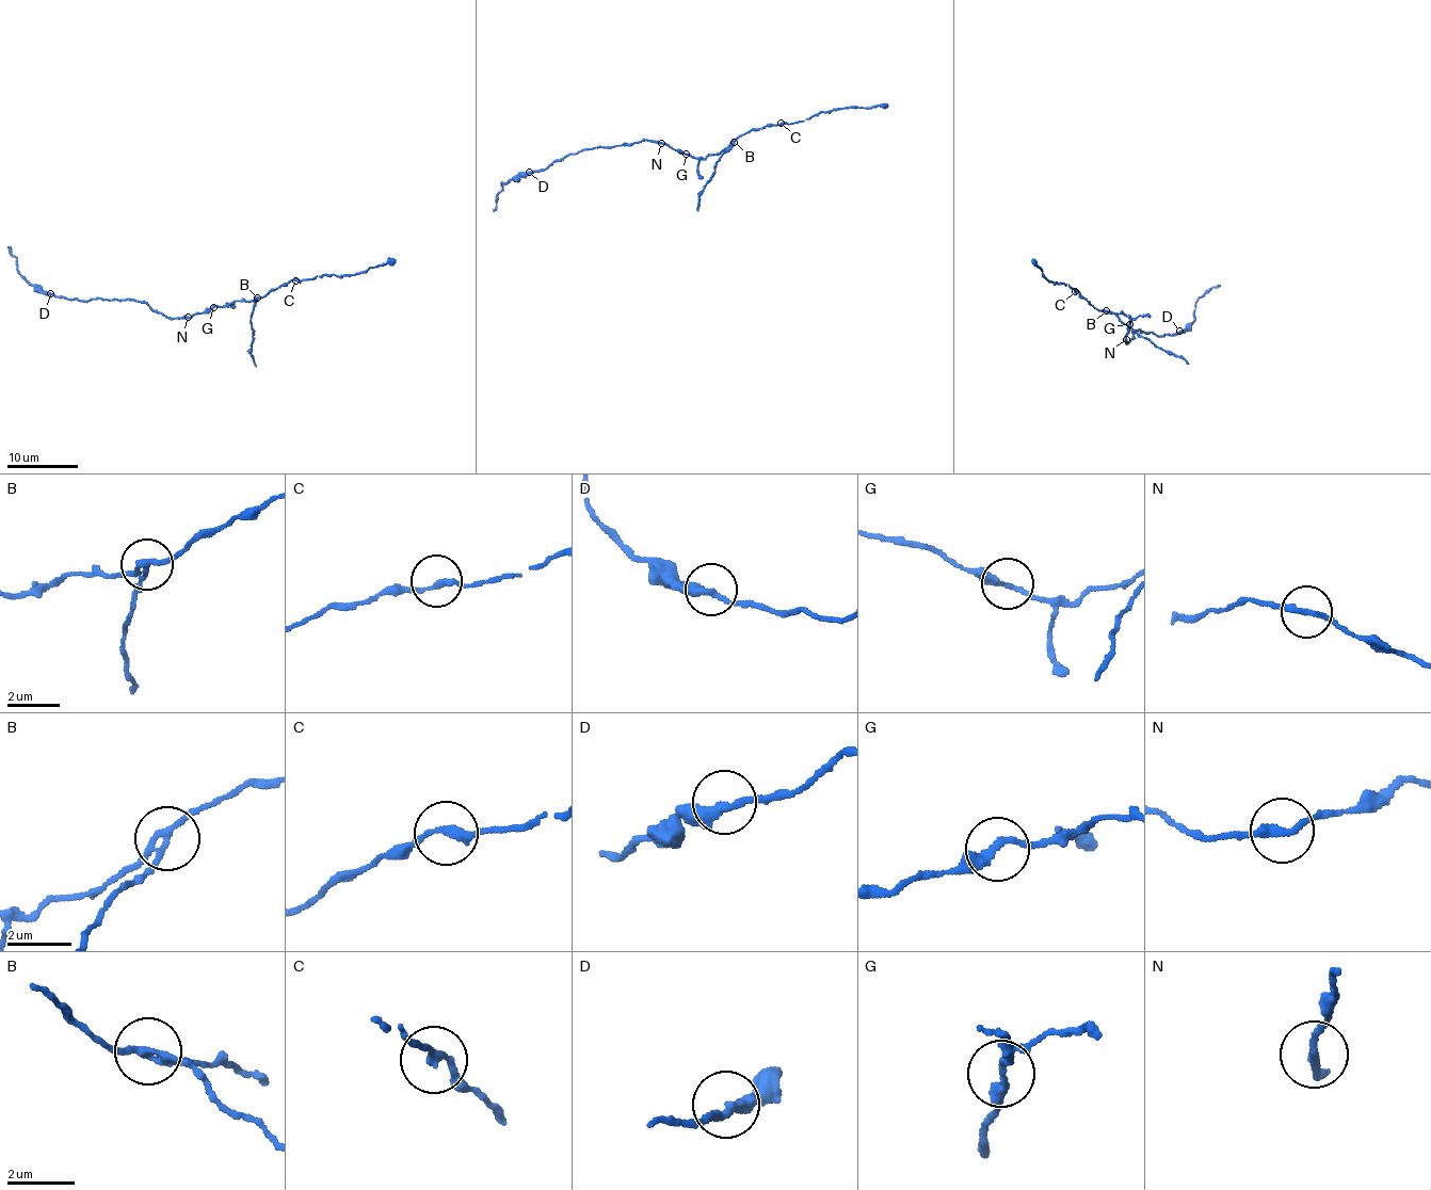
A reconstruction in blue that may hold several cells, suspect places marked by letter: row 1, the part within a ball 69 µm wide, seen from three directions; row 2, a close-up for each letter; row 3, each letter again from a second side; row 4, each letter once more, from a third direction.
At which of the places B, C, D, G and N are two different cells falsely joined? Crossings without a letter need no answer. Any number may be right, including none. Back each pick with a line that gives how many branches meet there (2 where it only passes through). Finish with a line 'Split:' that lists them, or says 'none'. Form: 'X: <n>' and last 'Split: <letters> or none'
B: 2
Split: B

